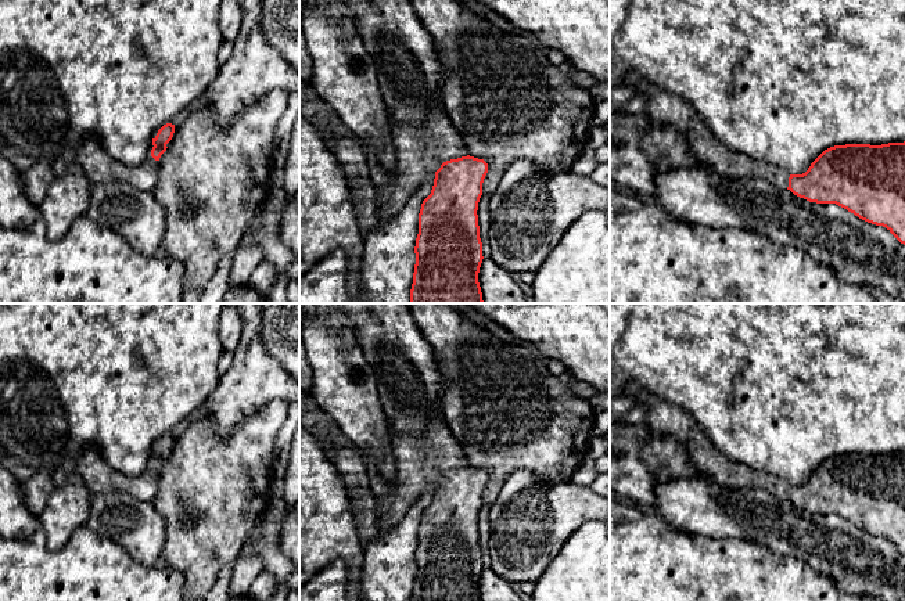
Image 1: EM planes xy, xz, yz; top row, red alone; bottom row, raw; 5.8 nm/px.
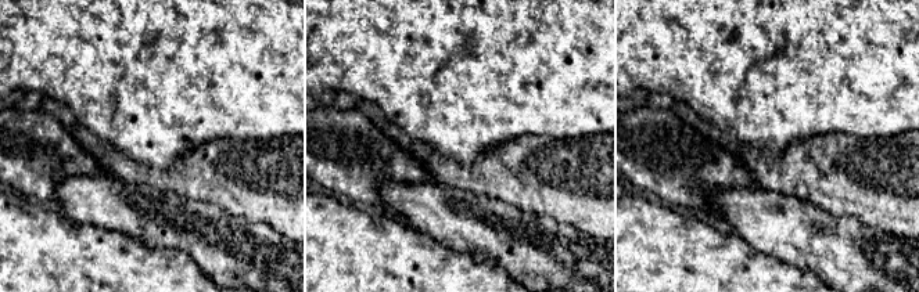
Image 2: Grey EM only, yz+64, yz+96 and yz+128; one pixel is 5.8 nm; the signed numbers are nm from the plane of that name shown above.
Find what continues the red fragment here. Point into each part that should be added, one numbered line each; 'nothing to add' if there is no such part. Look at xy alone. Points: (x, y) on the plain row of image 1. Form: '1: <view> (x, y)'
1: xy (97, 477)

